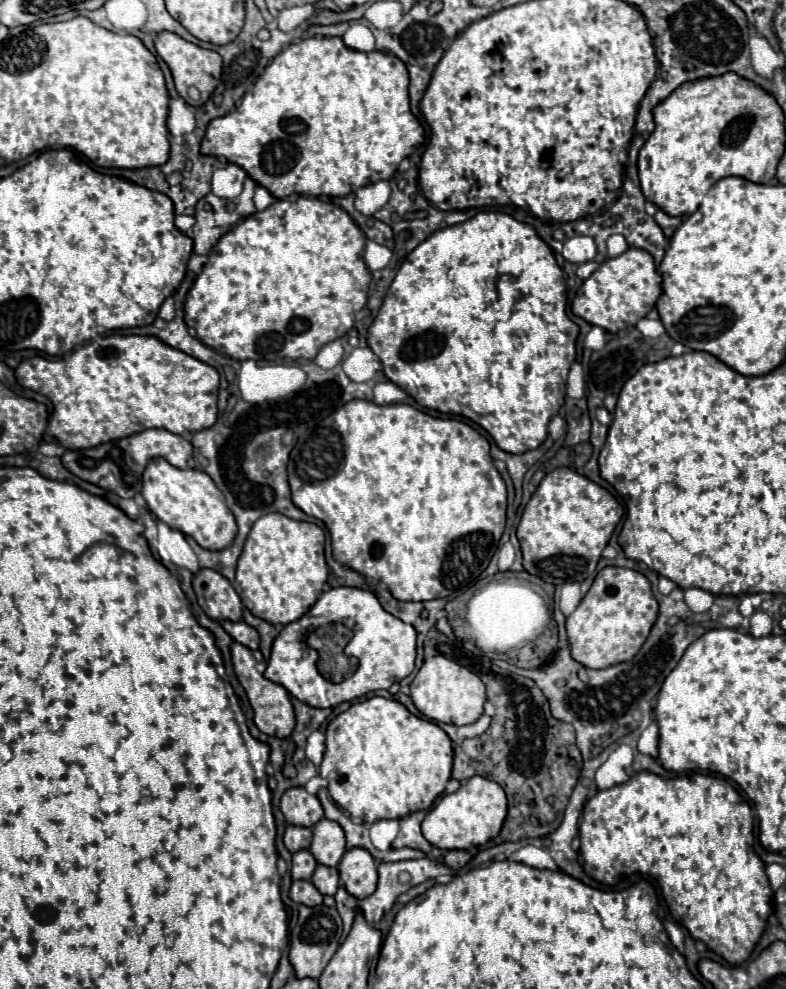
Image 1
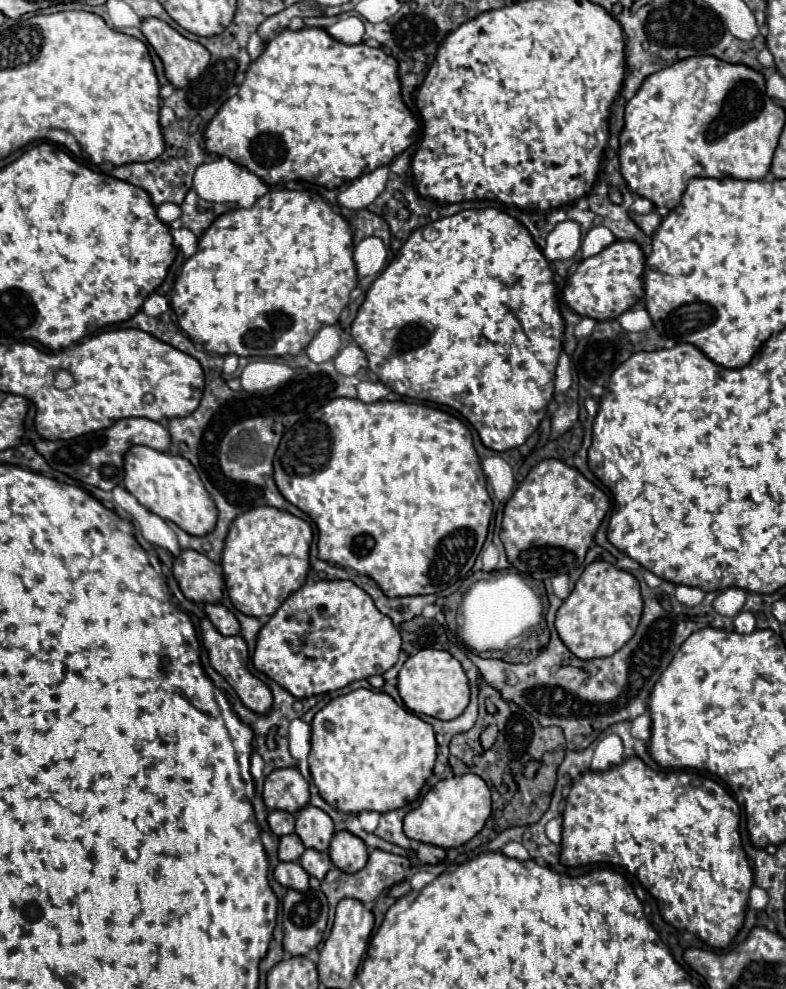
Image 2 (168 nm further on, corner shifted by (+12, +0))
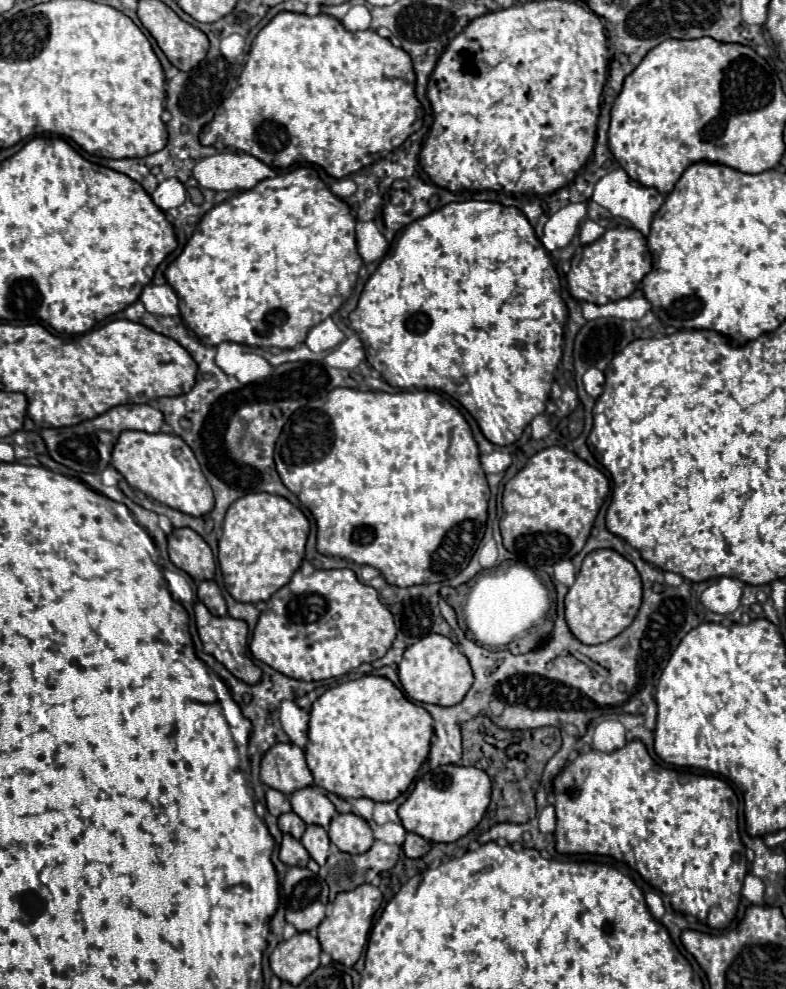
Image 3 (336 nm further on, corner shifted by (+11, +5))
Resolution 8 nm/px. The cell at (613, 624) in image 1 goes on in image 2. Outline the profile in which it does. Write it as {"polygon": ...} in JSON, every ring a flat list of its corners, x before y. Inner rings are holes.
{"polygon":[[592,561,556,613,556,631,564,645,580,659,610,657,632,639,642,615,636,577,608,561]]}

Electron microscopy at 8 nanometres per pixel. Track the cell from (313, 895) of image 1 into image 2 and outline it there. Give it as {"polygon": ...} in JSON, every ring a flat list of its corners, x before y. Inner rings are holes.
{"polygon":[[280,861,274,869,274,879,284,885,284,887,292,887,296,891,306,891,308,889,308,873,302,869,302,865,298,861]]}

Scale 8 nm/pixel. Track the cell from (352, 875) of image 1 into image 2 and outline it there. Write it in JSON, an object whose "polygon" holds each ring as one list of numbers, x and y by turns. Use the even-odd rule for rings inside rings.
{"polygon":[[338,831,330,843,330,859,342,871,356,873,368,861,366,843,360,837,354,837,352,833]]}

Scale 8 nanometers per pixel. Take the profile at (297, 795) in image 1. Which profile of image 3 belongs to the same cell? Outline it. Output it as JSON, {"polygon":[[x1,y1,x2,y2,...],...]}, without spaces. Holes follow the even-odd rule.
{"polygon":[[275,744,261,760,261,782,283,794,293,794,313,784,305,754,295,744]]}

